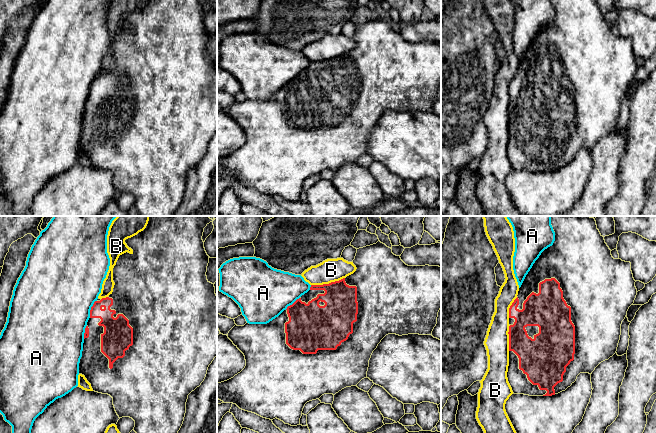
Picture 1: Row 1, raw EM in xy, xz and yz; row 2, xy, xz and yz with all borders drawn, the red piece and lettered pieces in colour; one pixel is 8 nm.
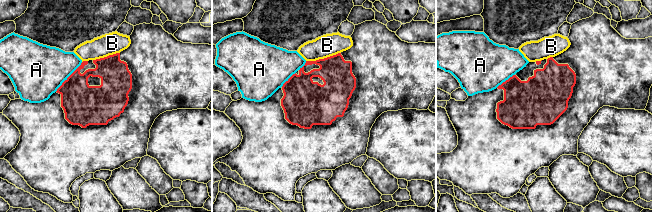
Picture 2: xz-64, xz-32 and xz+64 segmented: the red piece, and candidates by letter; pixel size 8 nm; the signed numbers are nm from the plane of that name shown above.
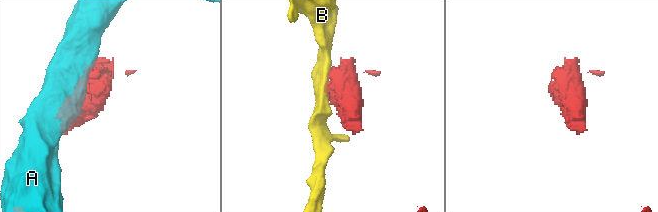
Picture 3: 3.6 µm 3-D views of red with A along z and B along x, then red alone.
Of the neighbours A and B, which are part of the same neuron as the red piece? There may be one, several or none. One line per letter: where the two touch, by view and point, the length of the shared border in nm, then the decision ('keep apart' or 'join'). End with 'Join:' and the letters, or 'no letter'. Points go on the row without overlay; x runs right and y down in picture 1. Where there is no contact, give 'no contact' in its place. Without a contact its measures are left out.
A: xy (91, 85) | 160 nm | keep apart
B: xz (327, 60) | 280 nm | keep apart
Join: no letter

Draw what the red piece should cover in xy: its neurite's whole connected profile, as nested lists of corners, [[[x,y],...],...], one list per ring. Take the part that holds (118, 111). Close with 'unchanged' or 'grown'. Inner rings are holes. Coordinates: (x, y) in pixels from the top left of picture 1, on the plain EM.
[[[147,0],[143,7],[126,15],[125,19],[133,29],[126,28],[119,32],[113,44],[115,59],[113,68],[106,74],[98,74],[90,86],[90,94],[84,109],[79,150],[85,152],[93,167],[108,170],[113,174],[113,181],[119,194],[130,193],[135,197],[134,207],[139,216],[174,216],[184,197],[188,171],[204,157],[209,141],[217,132],[217,71],[214,60],[207,56],[209,32],[202,16],[206,2],[207,0]]]; grown

